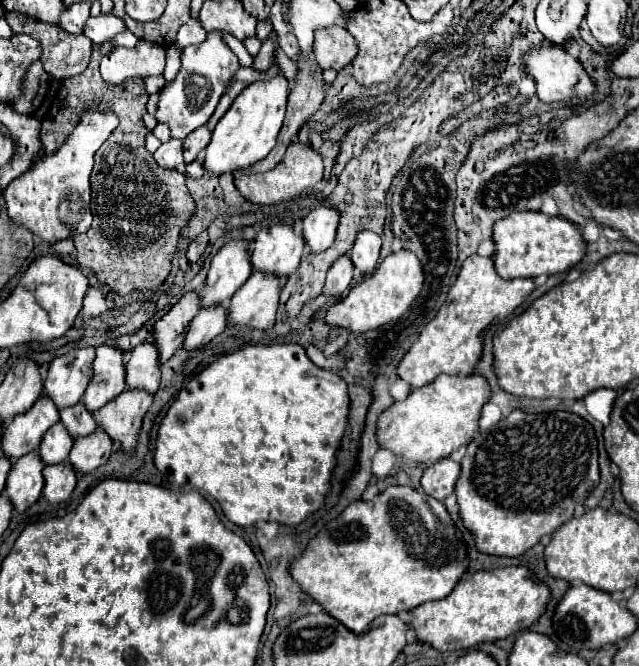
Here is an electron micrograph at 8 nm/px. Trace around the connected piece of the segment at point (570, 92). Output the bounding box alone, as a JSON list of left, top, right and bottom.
[524,43,596,103]

